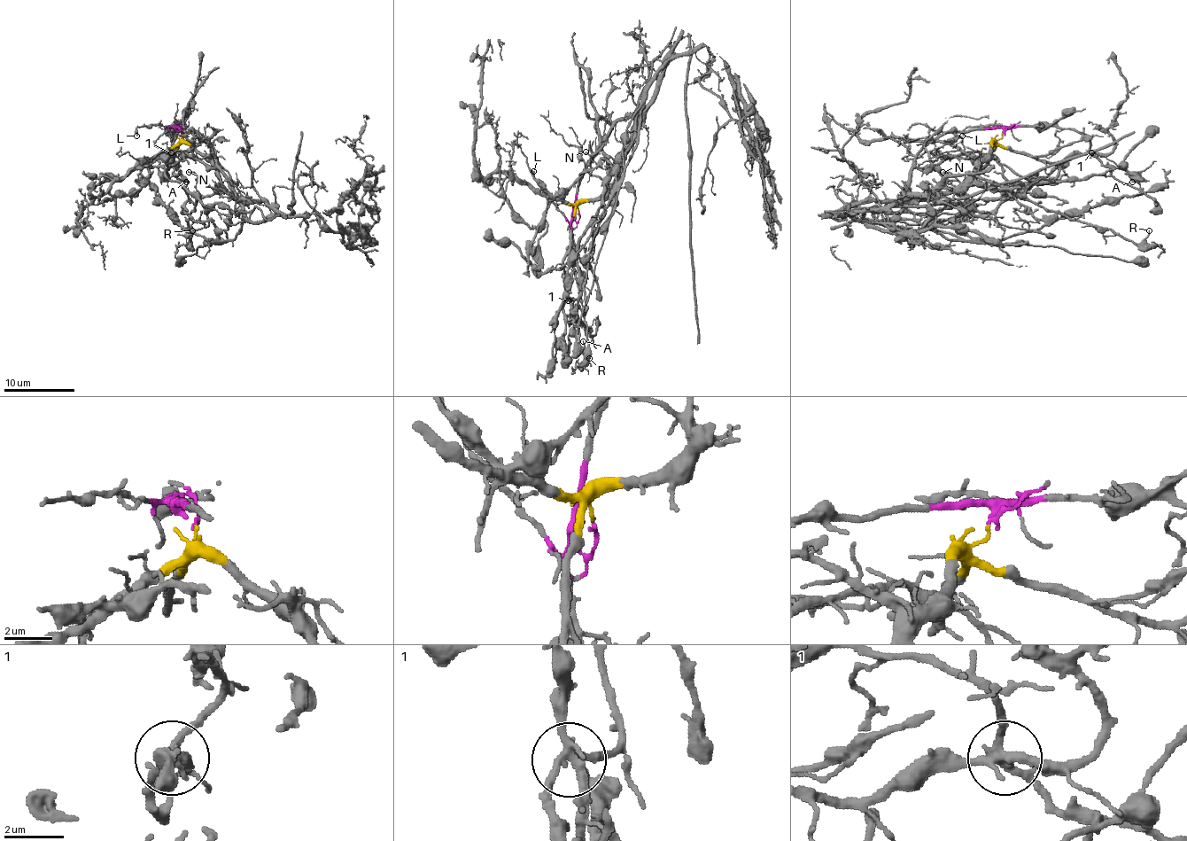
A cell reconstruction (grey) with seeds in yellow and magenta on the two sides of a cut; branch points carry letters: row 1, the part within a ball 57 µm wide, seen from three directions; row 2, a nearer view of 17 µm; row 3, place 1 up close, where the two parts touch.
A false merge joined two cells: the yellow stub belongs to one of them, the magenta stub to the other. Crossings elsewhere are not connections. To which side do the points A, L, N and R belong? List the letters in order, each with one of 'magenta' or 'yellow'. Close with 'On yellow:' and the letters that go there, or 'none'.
A: magenta
L: magenta
N: yellow
R: yellow
On yellow: N, R

